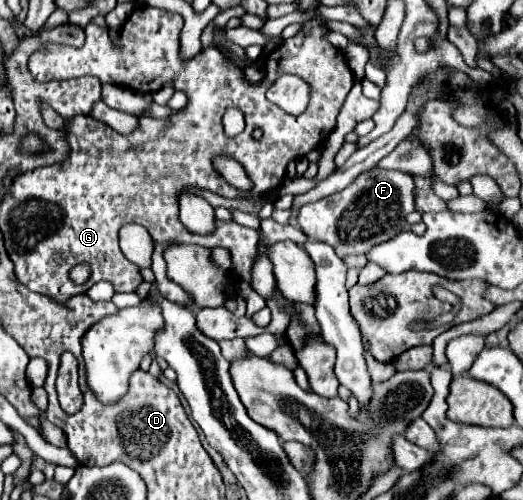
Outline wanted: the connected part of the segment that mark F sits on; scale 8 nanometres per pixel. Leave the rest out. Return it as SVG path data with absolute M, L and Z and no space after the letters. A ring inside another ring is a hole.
M371 168L369 172L357 176L349 188L335 192L323 200L307 204L301 208L297 222L301 230L311 238L329 244L339 258L347 254L365 254L373 246L383 244L409 228L407 214L415 210L415 184L409 174L397 170L381 170ZM363 200L363 218L343 218L345 210L351 210L355 202Z

